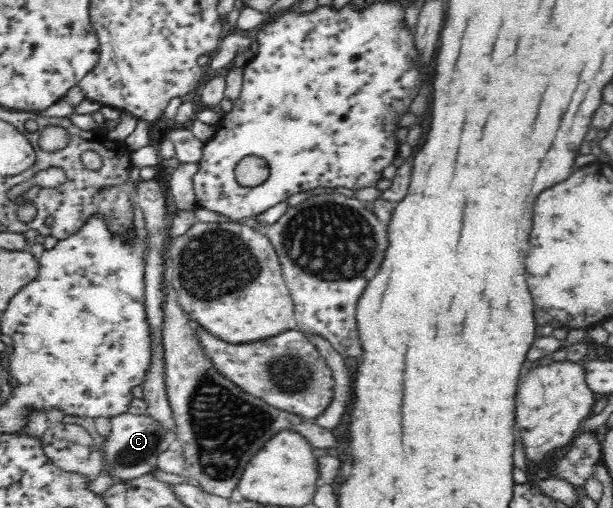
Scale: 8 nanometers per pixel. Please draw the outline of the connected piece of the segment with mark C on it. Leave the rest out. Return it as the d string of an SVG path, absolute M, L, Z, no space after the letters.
M126 412L115 416L111 418L111 432L101 440L103 474L123 481L152 473L156 469L157 456L168 450L175 440L175 431L164 430L146 414L137 415Z

